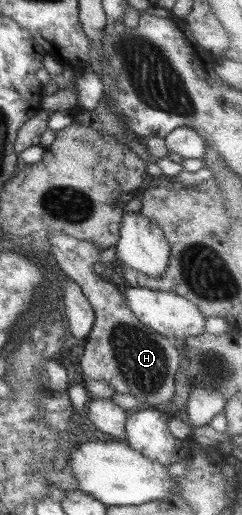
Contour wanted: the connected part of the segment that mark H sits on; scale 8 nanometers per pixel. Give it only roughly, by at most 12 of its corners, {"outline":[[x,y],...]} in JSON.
{"outline":[[50,231],[52,256],[95,312],[85,382],[140,408],[172,402],[180,352],[94,264],[102,249]]}

